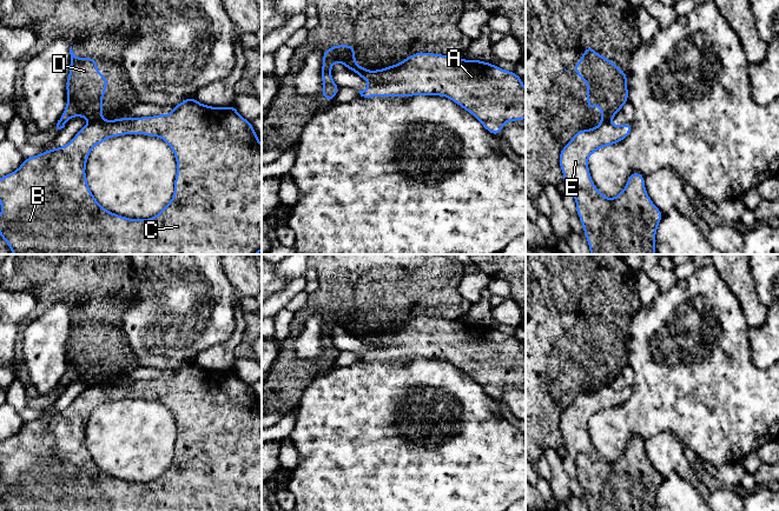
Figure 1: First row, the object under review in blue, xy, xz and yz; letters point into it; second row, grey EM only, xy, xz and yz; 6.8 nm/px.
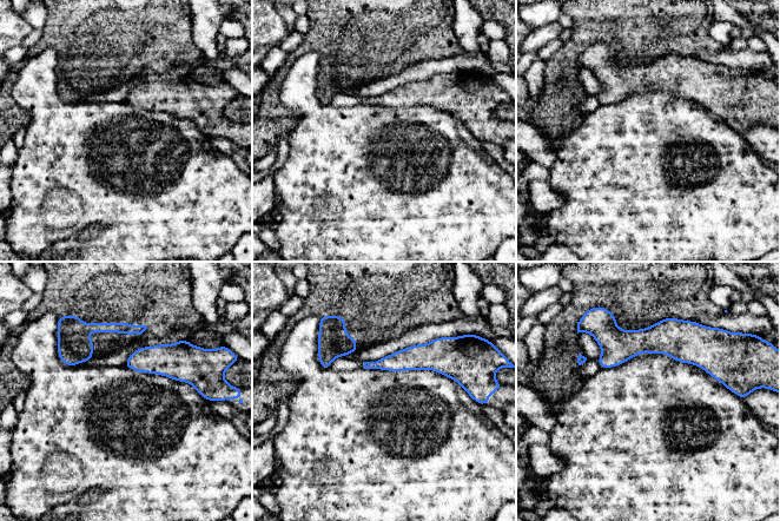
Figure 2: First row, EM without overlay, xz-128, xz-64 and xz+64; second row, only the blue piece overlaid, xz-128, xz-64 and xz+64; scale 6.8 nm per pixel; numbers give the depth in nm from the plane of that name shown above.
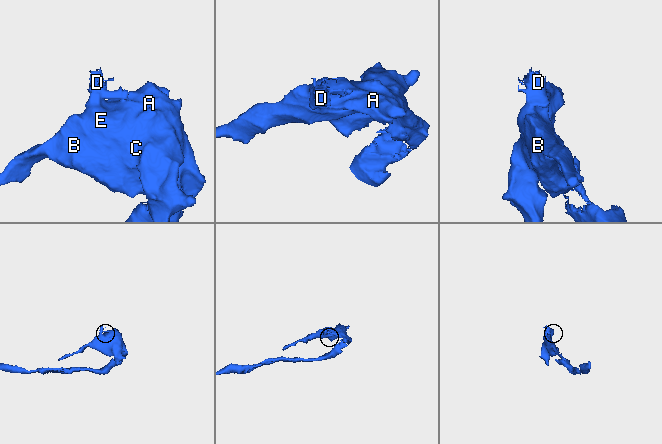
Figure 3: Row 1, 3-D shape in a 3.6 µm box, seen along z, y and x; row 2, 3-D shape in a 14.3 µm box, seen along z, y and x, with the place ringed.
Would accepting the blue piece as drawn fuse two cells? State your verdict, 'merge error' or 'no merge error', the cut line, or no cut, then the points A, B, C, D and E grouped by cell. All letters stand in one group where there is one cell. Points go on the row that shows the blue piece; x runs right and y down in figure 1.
merge error | xy (103, 120), (91, 123) | A B C E / D

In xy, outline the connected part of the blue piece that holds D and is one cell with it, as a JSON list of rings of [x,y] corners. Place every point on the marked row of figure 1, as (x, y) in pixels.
[[[70,48],[70,74],[66,82],[67,105],[57,124],[57,130],[65,127],[73,117],[103,121],[103,98],[107,89],[107,74],[98,73],[94,58],[77,58]]]

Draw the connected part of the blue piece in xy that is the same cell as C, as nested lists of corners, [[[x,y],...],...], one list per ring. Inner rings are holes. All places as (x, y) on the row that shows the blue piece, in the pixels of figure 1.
[[[193,97],[172,105],[170,114],[158,114],[139,118],[119,118],[114,120],[94,121],[85,125],[73,139],[62,147],[51,148],[38,155],[25,158],[16,171],[0,178],[0,238],[4,239],[13,254],[257,254],[262,251],[262,144],[251,121],[244,119],[233,105],[212,107],[198,102]],[[125,134],[144,134],[161,138],[173,151],[177,161],[174,193],[171,201],[150,219],[130,219],[105,210],[92,194],[86,180],[86,162],[92,148],[104,140]]]

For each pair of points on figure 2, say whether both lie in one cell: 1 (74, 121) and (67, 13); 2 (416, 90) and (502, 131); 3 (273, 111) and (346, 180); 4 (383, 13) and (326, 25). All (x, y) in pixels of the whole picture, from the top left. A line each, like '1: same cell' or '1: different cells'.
1: different cells
2: same cell
3: different cells
4: same cell

